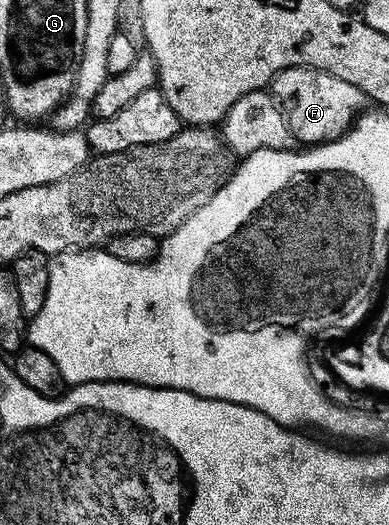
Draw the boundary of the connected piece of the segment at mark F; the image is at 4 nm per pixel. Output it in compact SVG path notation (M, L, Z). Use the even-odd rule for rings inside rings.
M285 68L282 72L275 74L268 85L268 91L281 108L291 137L297 143L299 140L299 145L302 146L325 144L329 140L337 139L354 123L356 117L363 111L362 103L367 103L368 100L365 93L357 89L356 86L316 68Z

